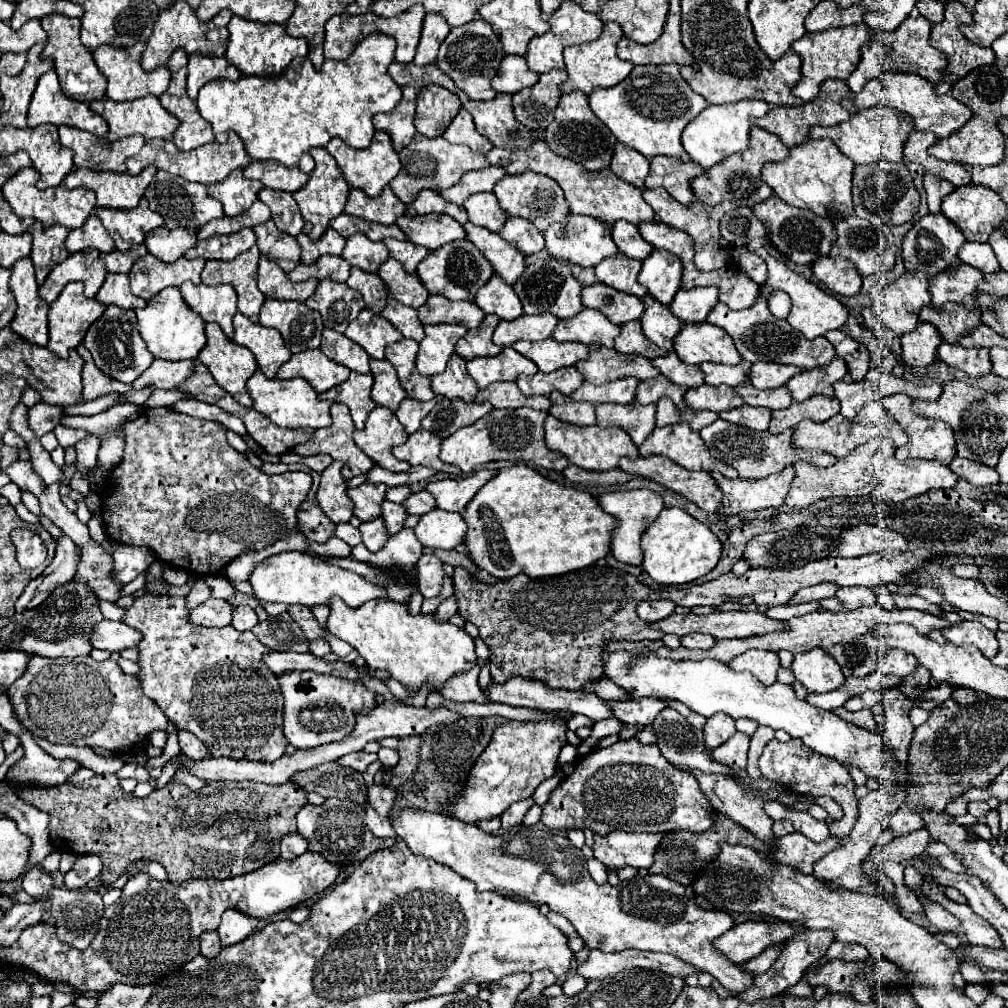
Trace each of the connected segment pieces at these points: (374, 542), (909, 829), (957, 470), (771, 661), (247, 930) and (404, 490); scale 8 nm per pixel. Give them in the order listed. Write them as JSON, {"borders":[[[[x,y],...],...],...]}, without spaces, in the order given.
{"borders":[[[[377,517],[373,521],[367,521],[367,523],[361,523],[359,531],[363,535],[363,545],[369,551],[379,551],[385,545],[385,541],[389,539],[387,531],[383,529],[383,519],[381,517]]],[[[903,803],[903,805],[891,815],[889,829],[891,829],[893,837],[903,837],[903,835],[909,835],[909,833],[913,833],[913,831],[923,829],[923,819],[919,819],[919,815],[911,813],[911,809],[907,807],[907,803]]],[[[955,457],[951,461],[949,469],[955,475],[959,475],[961,479],[975,485],[975,487],[987,487],[987,485],[997,485],[999,483],[999,475],[997,475],[995,469],[991,469],[987,465],[981,465],[981,463],[975,463],[975,461],[969,461],[969,459]]],[[[751,649],[739,657],[735,657],[729,667],[733,671],[749,671],[753,673],[763,685],[771,685],[777,681],[777,669],[779,669],[779,657],[771,651],[757,651]]],[[[227,909],[221,919],[221,935],[219,935],[221,945],[223,947],[235,945],[235,943],[247,939],[247,935],[255,933],[257,927],[259,927],[259,919],[251,919],[249,915],[243,915],[241,911]]],[[[395,487],[395,489],[387,489],[385,499],[387,501],[393,501],[393,503],[403,503],[409,495],[411,495],[411,489],[409,487]]]]}

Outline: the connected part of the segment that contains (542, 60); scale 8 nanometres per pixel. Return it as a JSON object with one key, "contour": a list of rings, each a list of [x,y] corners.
{"contour":[[[565,1],[559,11],[555,11],[549,19],[549,31],[545,35],[539,35],[535,39],[531,39],[529,43],[529,49],[527,49],[527,65],[531,71],[543,75],[547,71],[561,71],[565,69],[565,63],[563,63],[563,49],[567,45],[577,45],[577,43],[587,43],[587,41],[595,41],[603,31],[603,21],[595,15],[595,13],[587,13],[581,9],[579,3],[575,1]]]}

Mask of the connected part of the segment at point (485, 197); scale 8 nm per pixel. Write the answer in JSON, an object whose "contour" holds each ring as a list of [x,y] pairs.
{"contour":[[[475,193],[467,199],[465,211],[469,215],[469,221],[485,227],[493,233],[499,233],[503,223],[507,221],[507,213],[501,209],[495,193]]]}

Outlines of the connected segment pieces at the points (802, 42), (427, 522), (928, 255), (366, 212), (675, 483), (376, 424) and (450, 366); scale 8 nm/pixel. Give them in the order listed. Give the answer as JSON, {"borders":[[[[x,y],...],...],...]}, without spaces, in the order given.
{"borders":[[[[861,23],[859,27],[839,27],[839,29],[827,29],[823,33],[807,33],[799,41],[791,45],[791,49],[801,57],[801,81],[795,85],[793,95],[803,101],[813,101],[821,93],[821,83],[827,79],[847,79],[853,69],[861,61],[861,49],[871,41],[871,29]]],[[[433,509],[425,513],[417,527],[415,535],[429,549],[455,549],[465,537],[467,525],[459,513],[449,513],[443,509]]],[[[925,215],[921,217],[913,227],[911,231],[903,237],[903,263],[905,263],[905,269],[909,273],[919,273],[923,271],[927,277],[935,277],[939,275],[941,271],[949,269],[949,267],[955,267],[959,263],[957,259],[957,253],[959,253],[959,247],[965,243],[965,237],[963,233],[945,217],[945,215]]],[[[385,187],[383,193],[375,199],[365,195],[361,189],[351,189],[345,213],[381,225],[395,225],[395,221],[405,215],[405,205],[393,195],[389,187]]],[[[653,455],[653,457],[637,457],[637,459],[629,459],[629,457],[623,457],[619,467],[625,471],[625,473],[631,473],[631,475],[639,475],[639,477],[645,477],[645,479],[651,479],[659,485],[663,485],[665,489],[671,489],[673,493],[681,495],[681,497],[687,497],[689,501],[693,501],[699,509],[703,509],[705,513],[713,515],[719,511],[721,505],[721,491],[719,487],[715,485],[713,477],[705,471],[687,471],[683,467],[679,467],[677,463],[673,463],[671,459],[667,457],[661,457],[661,455]]],[[[375,407],[369,413],[369,419],[365,423],[363,431],[353,433],[353,441],[357,447],[377,465],[389,471],[407,471],[411,465],[407,461],[395,459],[391,449],[395,445],[401,445],[407,441],[407,433],[403,425],[397,421],[395,413],[387,407]]],[[[453,355],[449,359],[445,373],[431,377],[431,387],[437,395],[463,401],[473,401],[479,391],[477,383],[465,369],[465,361],[459,355]]]]}

